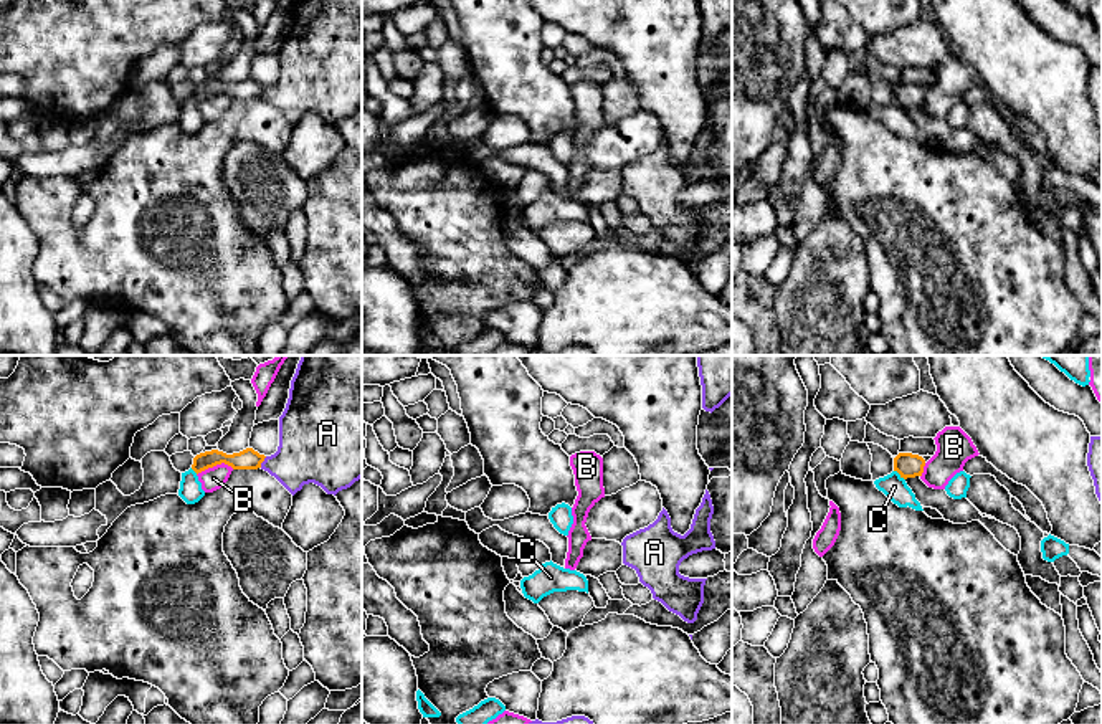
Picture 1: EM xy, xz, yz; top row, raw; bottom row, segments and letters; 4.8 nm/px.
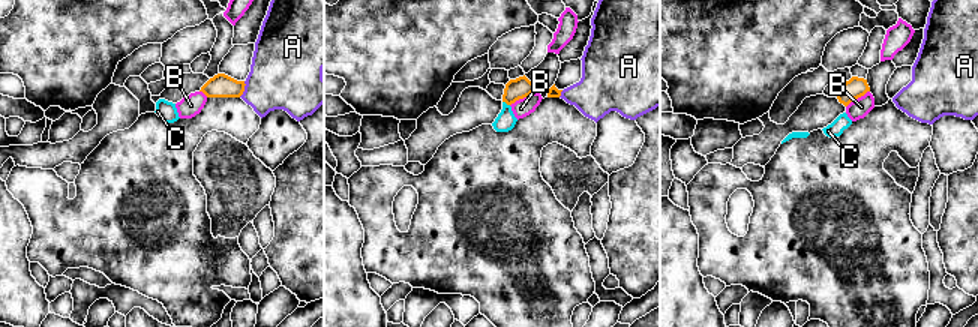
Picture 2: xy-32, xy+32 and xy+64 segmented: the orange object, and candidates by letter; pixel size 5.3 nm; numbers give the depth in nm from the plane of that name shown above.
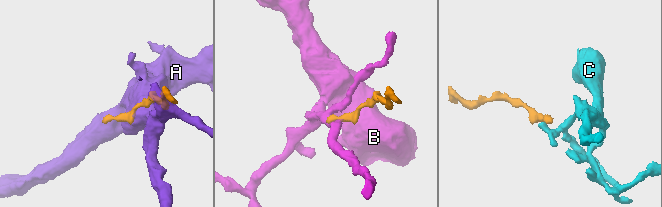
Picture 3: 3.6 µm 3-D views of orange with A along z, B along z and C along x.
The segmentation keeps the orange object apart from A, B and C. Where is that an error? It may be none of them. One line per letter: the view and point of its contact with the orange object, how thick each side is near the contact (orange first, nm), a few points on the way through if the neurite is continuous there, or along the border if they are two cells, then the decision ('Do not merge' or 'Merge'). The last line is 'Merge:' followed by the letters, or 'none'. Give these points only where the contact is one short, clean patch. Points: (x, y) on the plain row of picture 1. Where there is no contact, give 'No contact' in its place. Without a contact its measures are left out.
A: Touches orange at xy (263, 90). Thickness 100 nm (orange) against 340 nm. Do not merge
B: Touches orange at xy (215, 95). Thickness 100 nm (orange) against 110 nm. Boundary: xy (233, 98), (217, 93), (197, 104). Do not merge
C: Touches orange at yz (899, 103). Thickness 120 nm (orange) against 120 nm. Boundary: yz (894, 100), (904, 109). Do not merge
Merge: none

